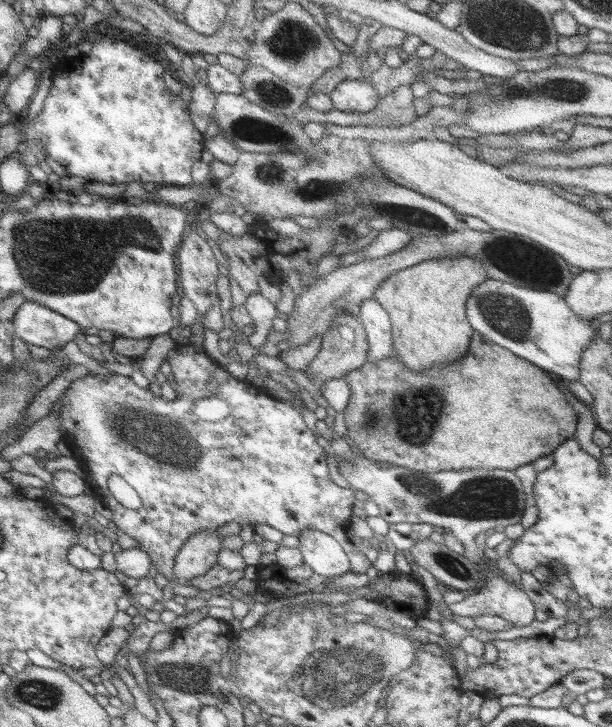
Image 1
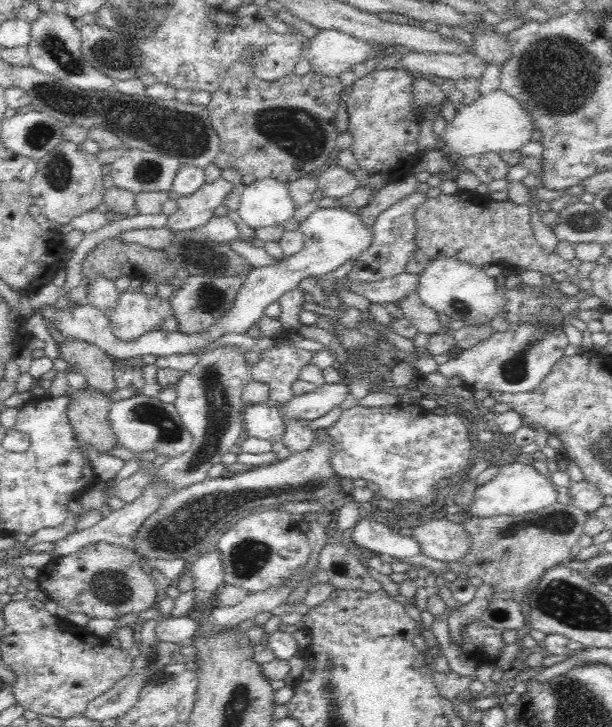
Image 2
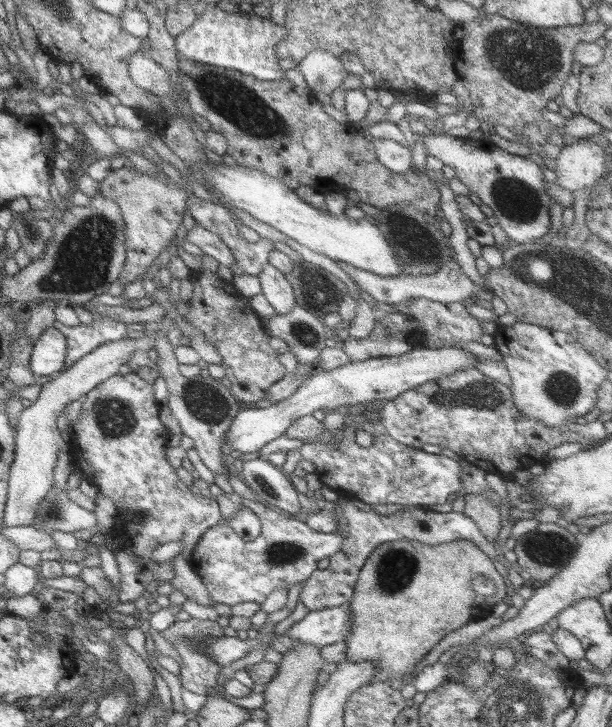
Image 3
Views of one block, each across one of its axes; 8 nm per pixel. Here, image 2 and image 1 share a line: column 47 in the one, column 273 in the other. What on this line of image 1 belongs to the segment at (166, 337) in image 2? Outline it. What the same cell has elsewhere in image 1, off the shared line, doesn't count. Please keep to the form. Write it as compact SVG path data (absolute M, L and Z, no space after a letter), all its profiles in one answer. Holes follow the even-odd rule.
M260 292L248 295L245 307L255 326L254 332L246 336L245 341L258 349L267 342L266 338L272 328L272 320L277 316L277 308Z

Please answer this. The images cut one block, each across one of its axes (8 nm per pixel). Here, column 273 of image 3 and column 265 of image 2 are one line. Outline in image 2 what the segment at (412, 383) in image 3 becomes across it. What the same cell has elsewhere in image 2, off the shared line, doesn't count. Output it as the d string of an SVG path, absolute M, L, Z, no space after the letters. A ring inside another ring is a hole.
M274 403L249 405L242 410L244 435L276 442L285 432L279 407Z

